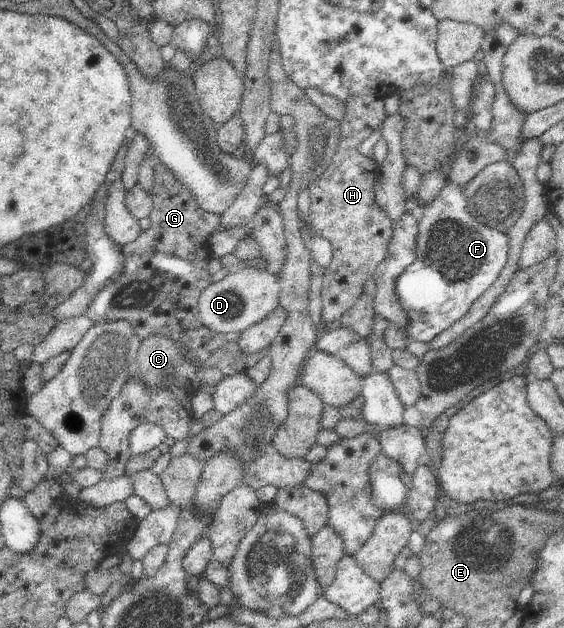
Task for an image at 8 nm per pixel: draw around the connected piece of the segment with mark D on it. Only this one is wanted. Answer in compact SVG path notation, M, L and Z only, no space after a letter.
M248 267L215 279L200 294L197 317L202 325L216 331L220 337L228 332L243 333L249 326L266 318L279 305L281 280L268 270Z

